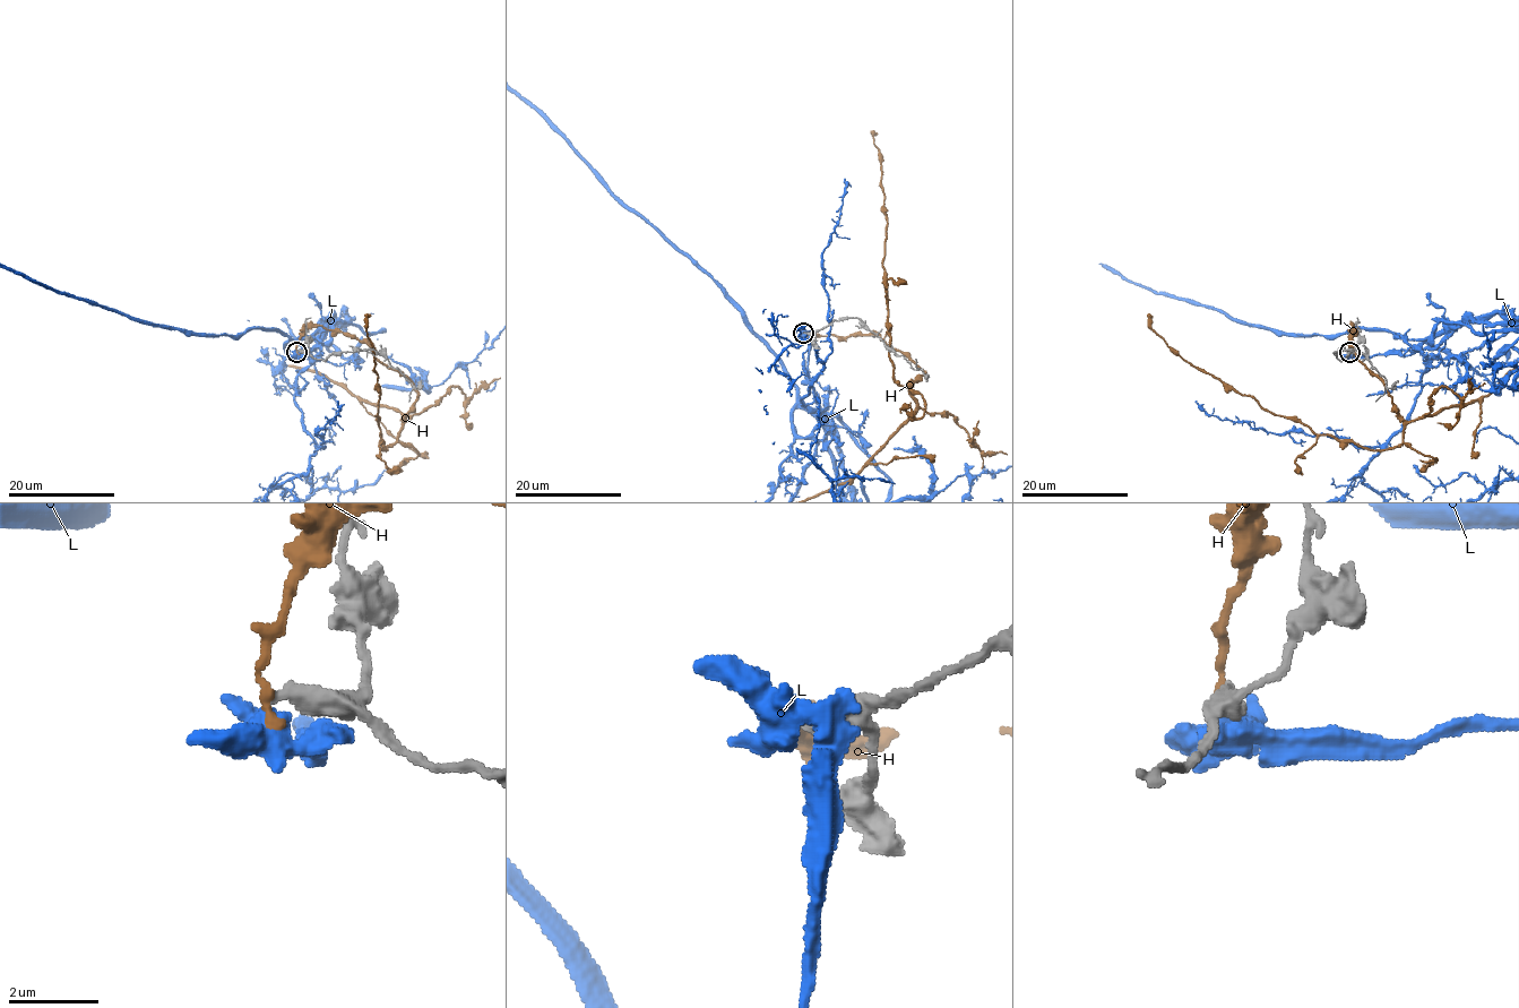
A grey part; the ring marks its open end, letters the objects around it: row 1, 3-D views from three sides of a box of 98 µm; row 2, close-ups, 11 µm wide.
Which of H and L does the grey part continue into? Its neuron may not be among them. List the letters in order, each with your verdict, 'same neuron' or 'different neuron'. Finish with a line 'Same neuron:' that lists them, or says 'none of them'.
H: different neuron
L: different neuron
Same neuron: none of them

